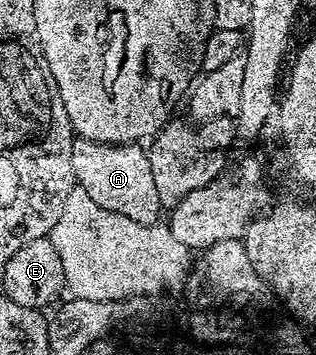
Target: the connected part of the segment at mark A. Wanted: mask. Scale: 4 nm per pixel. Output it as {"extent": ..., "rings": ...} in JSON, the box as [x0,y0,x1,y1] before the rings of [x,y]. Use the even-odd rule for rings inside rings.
{"extent":[72,138,162,226],"rings":[[[73,138],[72,160],[77,187],[86,189],[102,209],[122,213],[138,225],[153,226],[162,214],[158,189],[154,186],[154,173],[150,170],[148,152],[140,143],[99,143],[89,139]]]}

